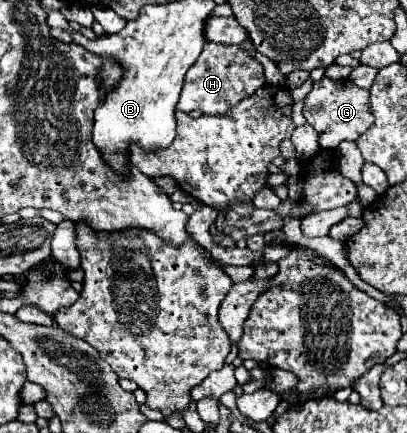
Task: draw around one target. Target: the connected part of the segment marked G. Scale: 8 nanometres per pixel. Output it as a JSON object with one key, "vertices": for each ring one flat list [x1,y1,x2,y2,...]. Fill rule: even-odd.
{"vertices":[[328,77,314,83,312,91,306,95,304,117,306,123,318,131,318,143,322,149,336,149,344,139,356,141,374,123,374,115,370,113,370,93,356,87,350,79,332,81]]}

